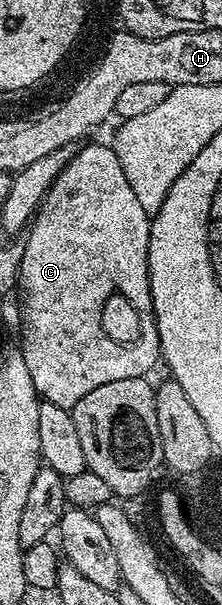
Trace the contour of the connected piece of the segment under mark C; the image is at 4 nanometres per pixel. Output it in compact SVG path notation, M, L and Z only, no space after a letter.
M87 144L76 151L75 156L57 174L53 186L47 191L47 197L39 205L29 227L25 232L25 254L21 257L18 291L23 291L23 340L21 347L25 363L29 366L30 377L43 400L53 402L53 406L61 406L70 410L89 390L97 390L97 386L105 386L105 382L121 382L121 378L146 377L147 371L161 360L159 335L155 325L155 311L151 301L149 286L149 234L151 233L152 217L137 202L133 190L125 179L125 170L121 170L121 162L117 162L114 147L103 144Z

